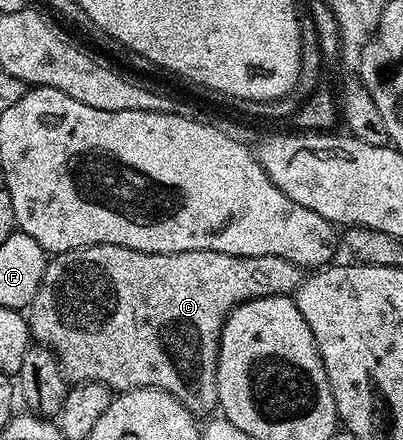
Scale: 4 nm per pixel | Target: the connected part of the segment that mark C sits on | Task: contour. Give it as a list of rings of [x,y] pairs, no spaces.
[[[93,244],[76,250],[59,252],[51,255],[46,262],[44,278],[36,290],[28,309],[30,335],[37,343],[50,348],[56,354],[58,365],[66,374],[67,381],[74,384],[102,384],[115,393],[128,392],[132,388],[159,388],[172,398],[176,398],[190,412],[215,411],[218,408],[218,387],[216,386],[216,366],[220,350],[220,334],[228,314],[237,304],[243,304],[265,296],[290,296],[300,286],[304,269],[296,262],[288,262],[288,258],[276,258],[272,254],[263,256],[233,256],[220,254],[212,250],[192,250],[191,252],[141,252],[128,246],[115,244]]]

